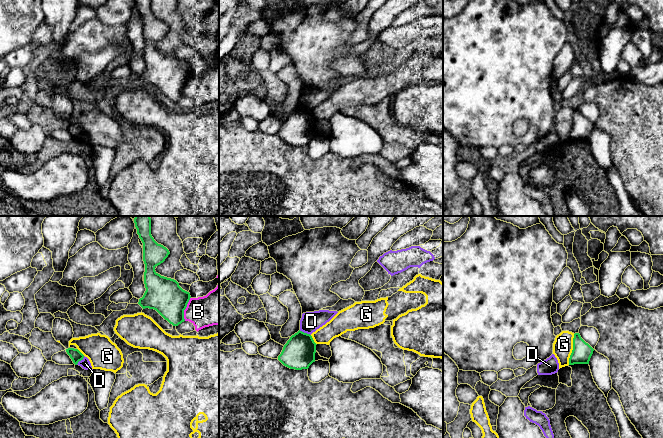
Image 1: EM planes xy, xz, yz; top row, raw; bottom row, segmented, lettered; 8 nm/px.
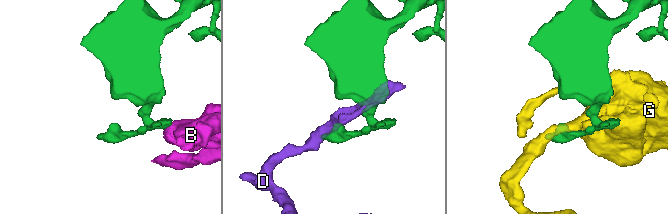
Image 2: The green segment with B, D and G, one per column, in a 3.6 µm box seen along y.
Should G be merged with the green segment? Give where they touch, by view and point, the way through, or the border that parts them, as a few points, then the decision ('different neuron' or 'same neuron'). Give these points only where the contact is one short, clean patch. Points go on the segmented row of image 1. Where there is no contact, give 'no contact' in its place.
contact yz (573, 349); border yz (574, 334), (568, 364); different neuron

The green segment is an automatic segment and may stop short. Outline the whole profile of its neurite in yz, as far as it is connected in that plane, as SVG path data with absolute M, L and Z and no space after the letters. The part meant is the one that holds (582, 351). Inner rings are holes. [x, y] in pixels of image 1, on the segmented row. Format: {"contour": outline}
{"contour": "M579 333L574 334L573 350L569 358L569 365L589 364L594 349L586 343Z"}

